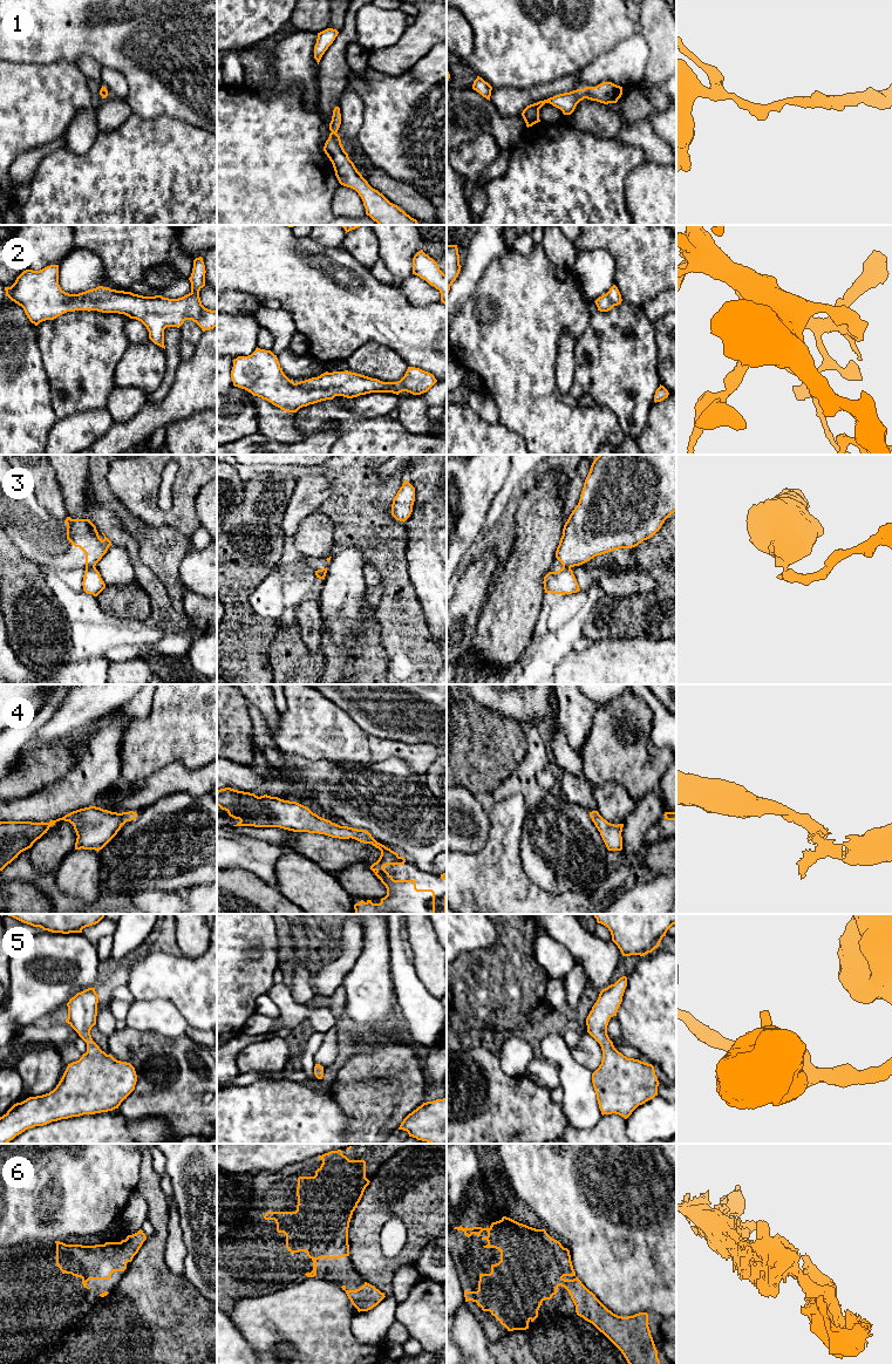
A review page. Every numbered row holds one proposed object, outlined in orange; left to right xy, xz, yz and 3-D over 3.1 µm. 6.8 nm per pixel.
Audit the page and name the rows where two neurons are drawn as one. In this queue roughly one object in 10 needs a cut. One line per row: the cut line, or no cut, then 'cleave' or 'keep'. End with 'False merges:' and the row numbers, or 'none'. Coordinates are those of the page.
1: cut none; keep
2: cut none; keep
3: cut xy (94, 566), (86, 568); cleave
4: cut none; keep
5: cut none; keep
6: cut none; keep
False merges: 3

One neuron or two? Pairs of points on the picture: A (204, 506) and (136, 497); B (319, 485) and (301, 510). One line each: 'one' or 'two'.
A: two
B: one

